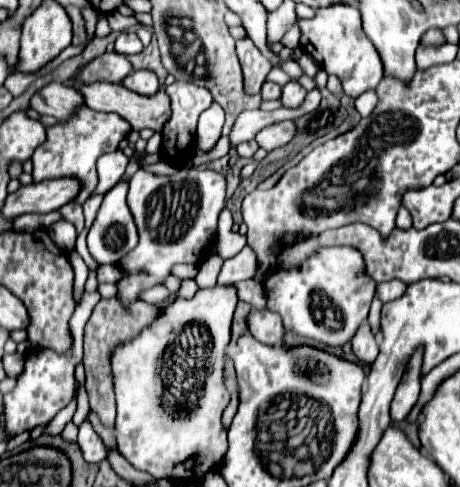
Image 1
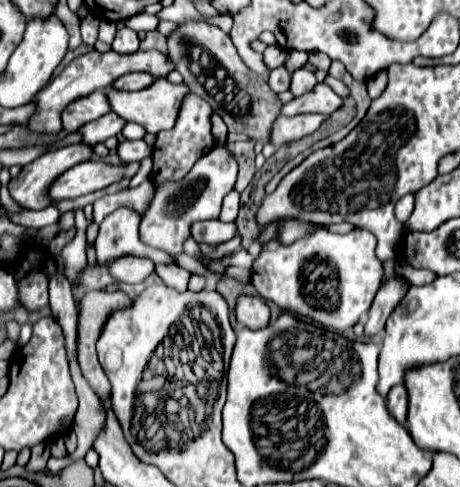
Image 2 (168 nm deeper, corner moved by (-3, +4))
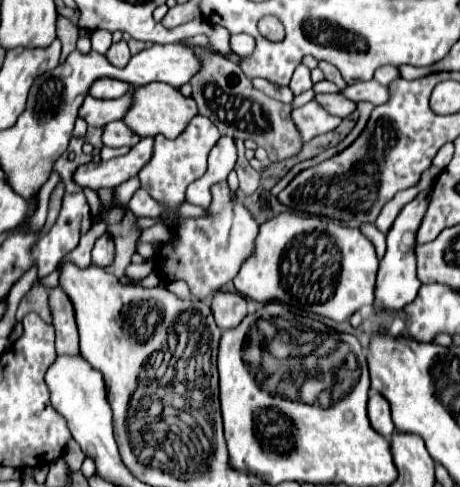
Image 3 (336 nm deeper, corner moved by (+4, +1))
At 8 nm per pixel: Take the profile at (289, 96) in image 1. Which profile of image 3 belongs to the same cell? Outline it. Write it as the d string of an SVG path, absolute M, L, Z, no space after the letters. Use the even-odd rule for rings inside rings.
M298 65L294 75L292 75L292 81L290 81L290 89L294 95L300 95L308 89L312 89L312 81L310 81L310 69L304 67L304 65Z

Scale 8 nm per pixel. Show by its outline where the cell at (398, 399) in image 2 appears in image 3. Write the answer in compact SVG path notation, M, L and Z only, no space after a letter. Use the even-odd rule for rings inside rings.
M376 391L370 393L370 401L368 401L368 419L372 423L372 427L384 435L386 439L392 437L394 423L392 423L392 411L390 411L390 403Z

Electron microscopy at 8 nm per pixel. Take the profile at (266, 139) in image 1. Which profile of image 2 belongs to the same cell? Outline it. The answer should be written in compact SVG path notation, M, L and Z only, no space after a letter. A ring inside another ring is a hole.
M297 114L297 116L279 116L271 130L271 144L281 146L291 140L301 140L313 134L329 116L323 114Z

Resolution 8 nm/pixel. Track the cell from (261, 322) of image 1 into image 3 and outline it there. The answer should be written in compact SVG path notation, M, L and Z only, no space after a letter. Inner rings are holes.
M216 291L214 299L212 299L212 311L214 311L214 319L216 319L218 327L222 327L222 329L238 327L248 313L246 297L242 297L240 293Z

